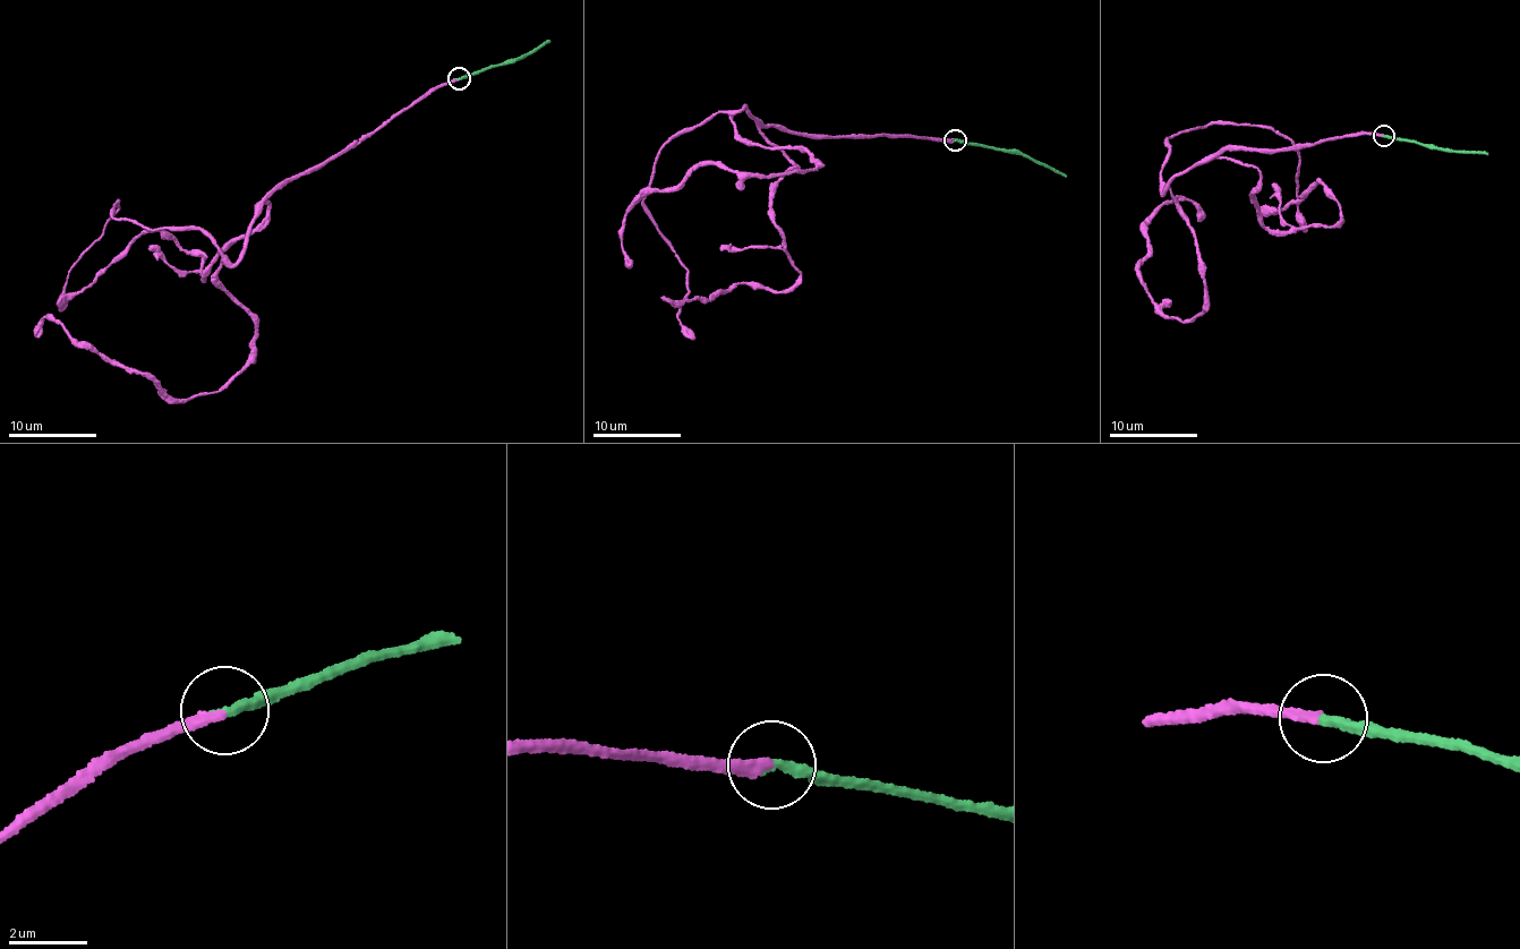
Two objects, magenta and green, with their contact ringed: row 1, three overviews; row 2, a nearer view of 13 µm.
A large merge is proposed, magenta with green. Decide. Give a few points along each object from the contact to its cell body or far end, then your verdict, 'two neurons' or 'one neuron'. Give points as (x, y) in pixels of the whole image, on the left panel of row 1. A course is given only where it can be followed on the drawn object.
course magenta (459, 78), (263, 196), (218, 279), (255, 357), (216, 391), (171, 400), (61, 325), (35, 338); course green (459, 78), (514, 62), (551, 42); one neuron

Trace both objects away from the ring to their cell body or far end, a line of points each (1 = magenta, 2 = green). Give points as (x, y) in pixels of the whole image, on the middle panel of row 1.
1: (954, 139), (745, 108), (740, 135), (820, 161), (652, 190), (625, 215), (629, 266)
2: (954, 139), (1017, 150), (1067, 174)

